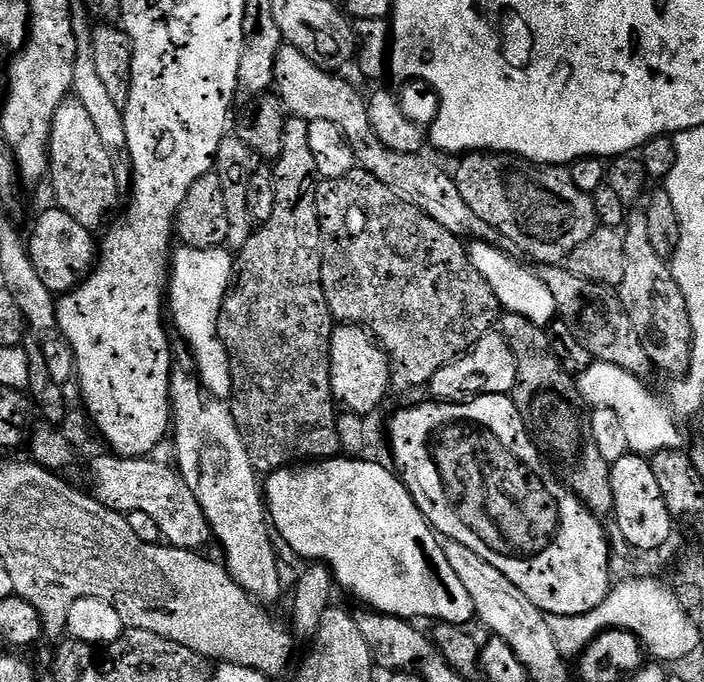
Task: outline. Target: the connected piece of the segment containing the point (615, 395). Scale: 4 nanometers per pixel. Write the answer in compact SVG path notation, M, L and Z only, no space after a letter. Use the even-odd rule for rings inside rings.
M593 362L579 373L580 394L585 405L614 410L628 427L628 443L636 454L655 454L671 448L683 449L684 432L676 425L672 412L660 400L643 400L640 397L641 377L614 366Z

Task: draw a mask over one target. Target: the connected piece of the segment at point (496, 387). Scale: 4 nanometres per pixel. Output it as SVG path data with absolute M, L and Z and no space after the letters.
M493 330L485 334L459 360L450 362L434 374L430 389L437 401L463 402L474 396L506 396L516 387L516 353L503 334Z

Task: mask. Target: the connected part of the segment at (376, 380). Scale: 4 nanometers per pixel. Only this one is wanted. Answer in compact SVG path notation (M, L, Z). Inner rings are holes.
M358 324L333 327L330 342L330 378L332 395L347 411L365 418L388 396L392 384L392 366L388 353L380 347L371 332Z

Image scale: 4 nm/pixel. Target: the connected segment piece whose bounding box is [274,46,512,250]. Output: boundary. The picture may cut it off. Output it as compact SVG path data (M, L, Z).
M291 46L280 47L278 62L274 62L274 88L291 115L306 121L334 122L334 126L342 130L346 142L354 150L357 165L363 171L378 178L378 182L390 186L390 190L410 202L410 206L421 208L427 216L434 218L434 222L438 222L438 226L446 226L450 234L461 238L476 236L472 238L499 245L505 250L511 249L510 238L501 236L498 230L482 222L482 218L478 218L478 214L474 214L474 210L466 206L456 185L456 177L449 169L447 172L438 161L431 160L428 154L398 154L382 142L382 138L374 132L374 126L370 124L365 93L360 93L350 81L343 80L342 77L343 75L319 68L317 64L310 62L310 58L306 58L306 54Z

